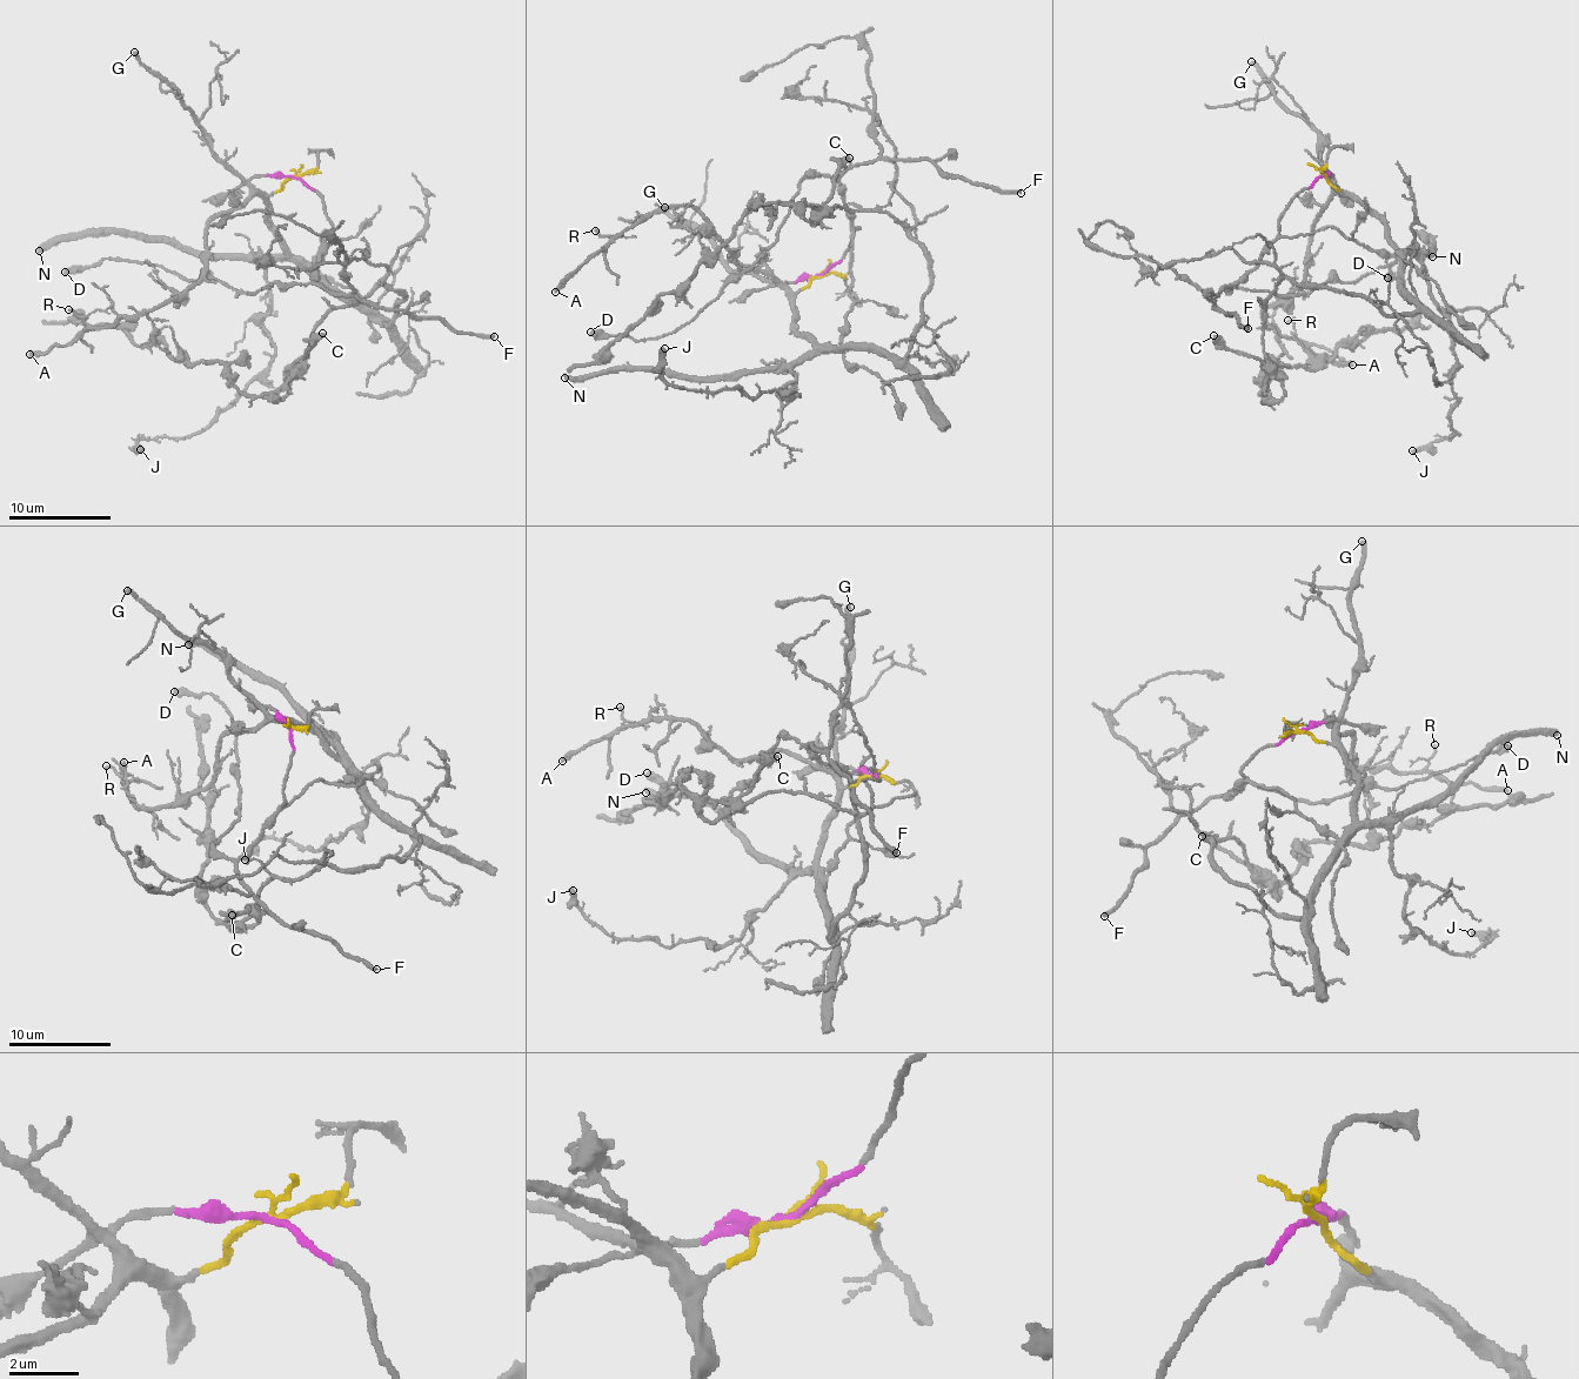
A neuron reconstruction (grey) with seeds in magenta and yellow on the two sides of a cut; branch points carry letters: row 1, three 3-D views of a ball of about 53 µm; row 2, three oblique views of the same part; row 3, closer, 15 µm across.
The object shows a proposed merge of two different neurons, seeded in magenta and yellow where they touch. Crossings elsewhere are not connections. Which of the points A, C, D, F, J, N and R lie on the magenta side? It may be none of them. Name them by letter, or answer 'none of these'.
D, F

